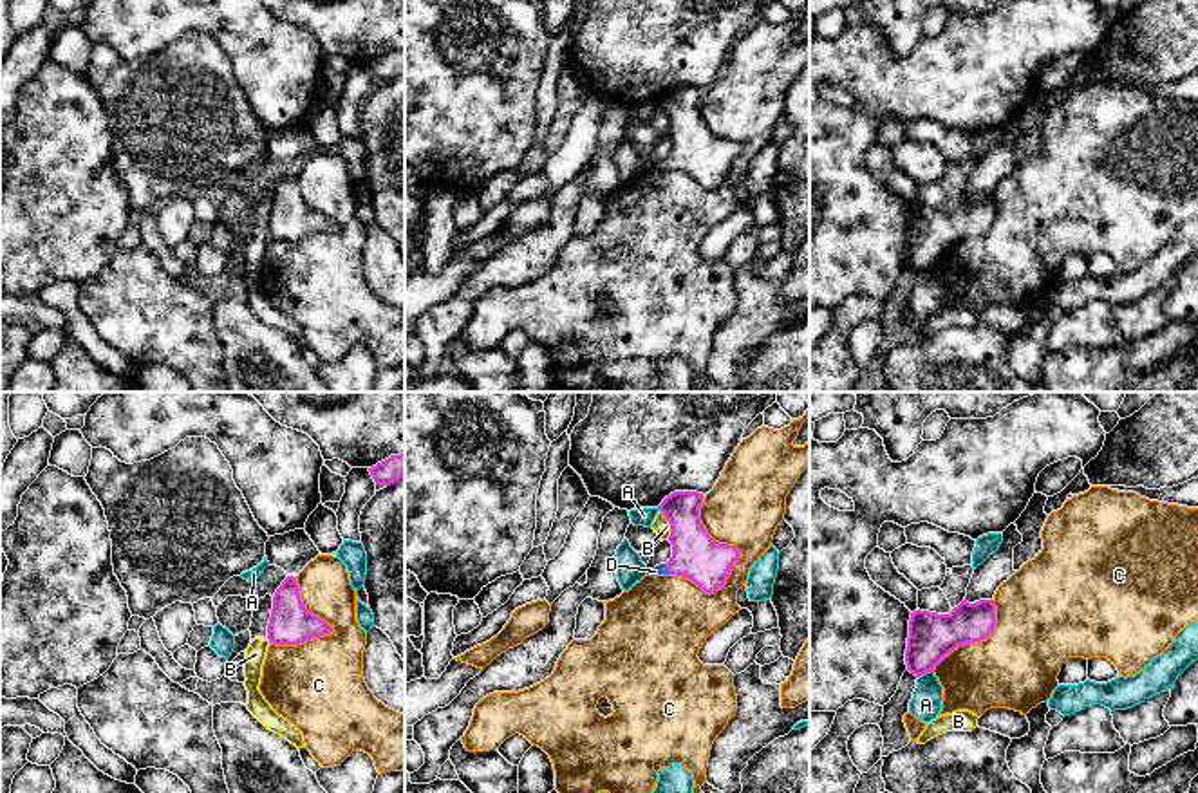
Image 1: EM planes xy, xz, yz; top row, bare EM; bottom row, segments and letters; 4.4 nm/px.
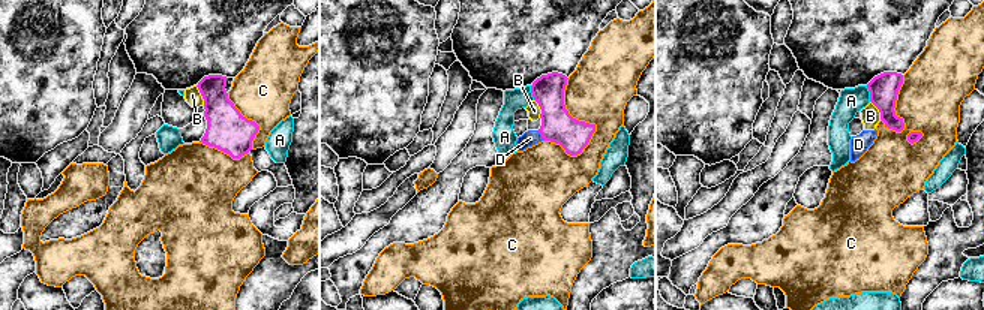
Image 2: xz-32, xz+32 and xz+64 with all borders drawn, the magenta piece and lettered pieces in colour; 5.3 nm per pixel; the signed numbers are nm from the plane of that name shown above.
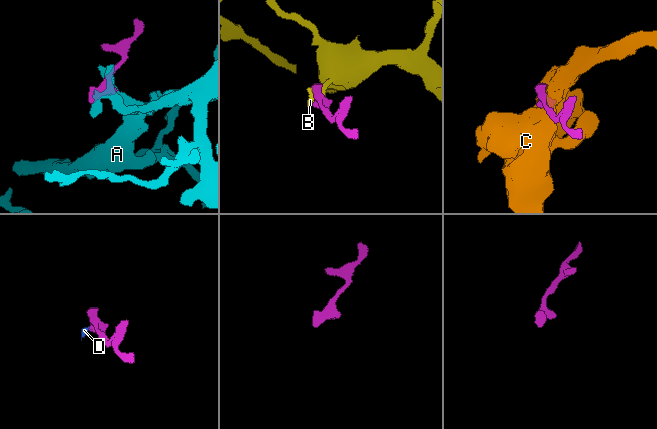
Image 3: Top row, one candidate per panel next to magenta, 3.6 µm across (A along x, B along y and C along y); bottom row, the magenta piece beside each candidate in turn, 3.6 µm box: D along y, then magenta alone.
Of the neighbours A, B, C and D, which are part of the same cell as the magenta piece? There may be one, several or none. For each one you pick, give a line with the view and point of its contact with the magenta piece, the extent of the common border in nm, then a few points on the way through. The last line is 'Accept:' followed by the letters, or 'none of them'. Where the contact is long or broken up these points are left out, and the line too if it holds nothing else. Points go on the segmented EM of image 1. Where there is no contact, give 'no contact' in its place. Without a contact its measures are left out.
D: meets magenta in xz at (667, 568); contact 50 nm long; runs through xz (696, 555), (667, 568), (660, 569)
Accept: D

